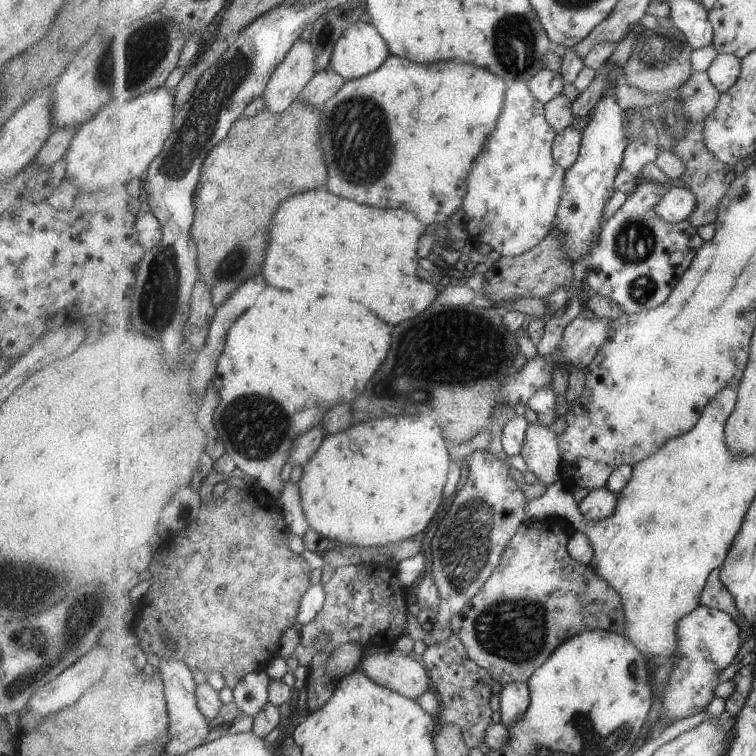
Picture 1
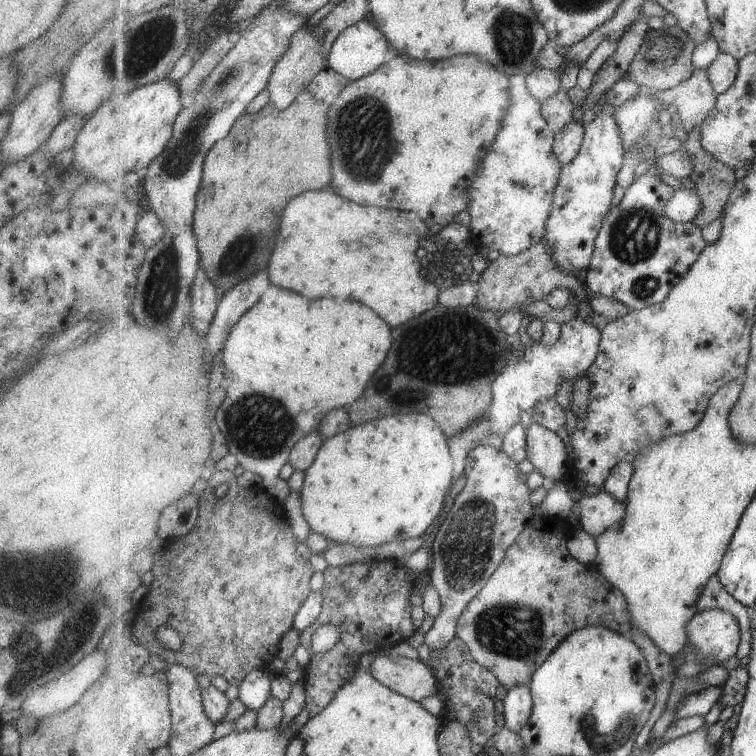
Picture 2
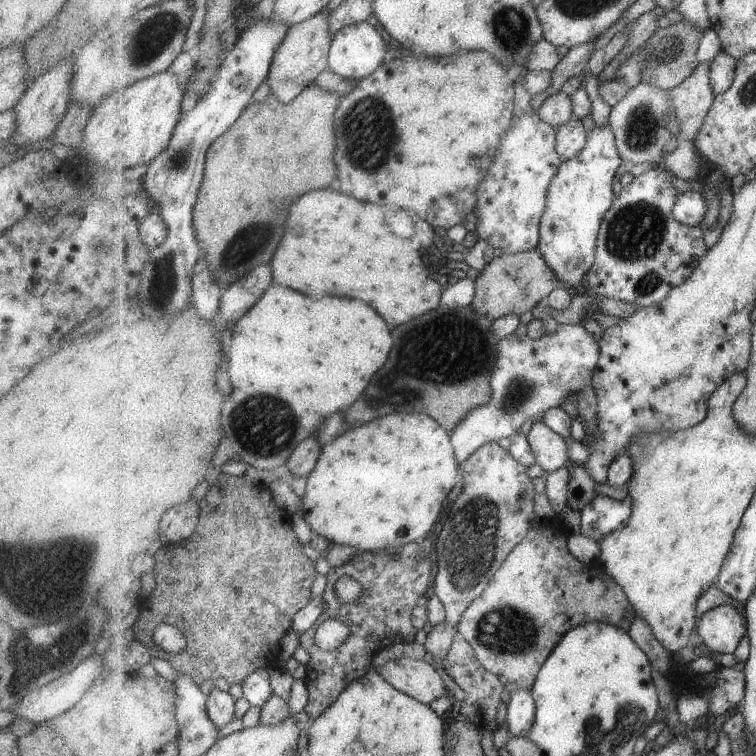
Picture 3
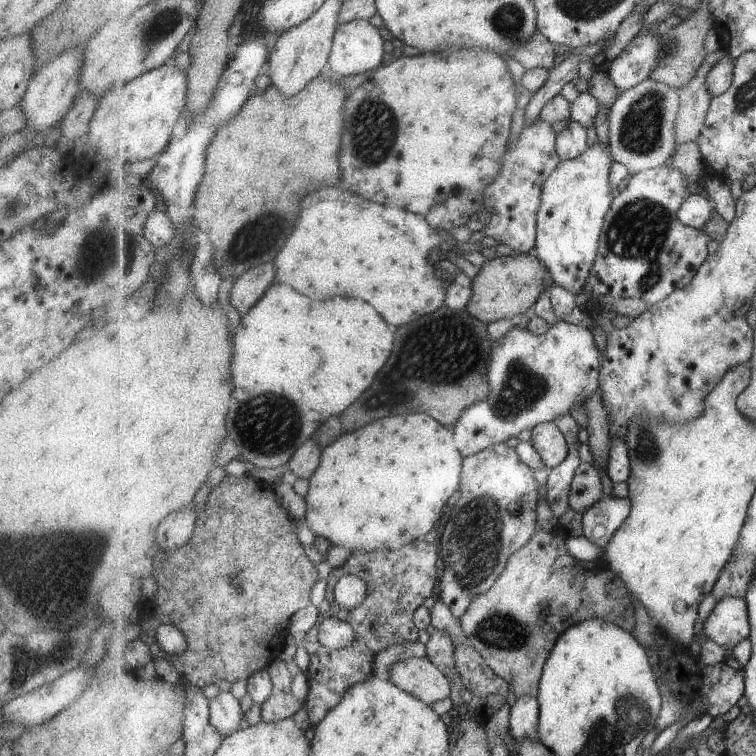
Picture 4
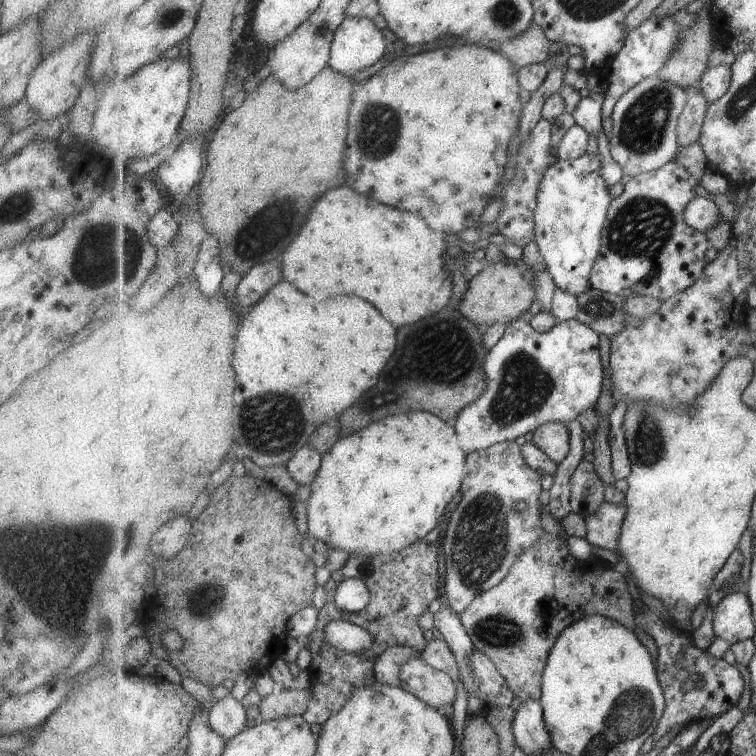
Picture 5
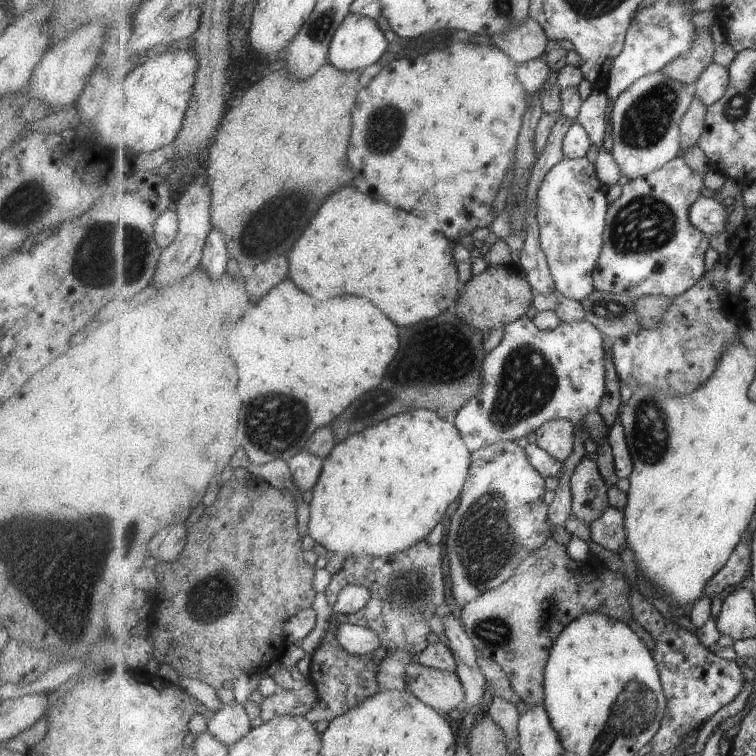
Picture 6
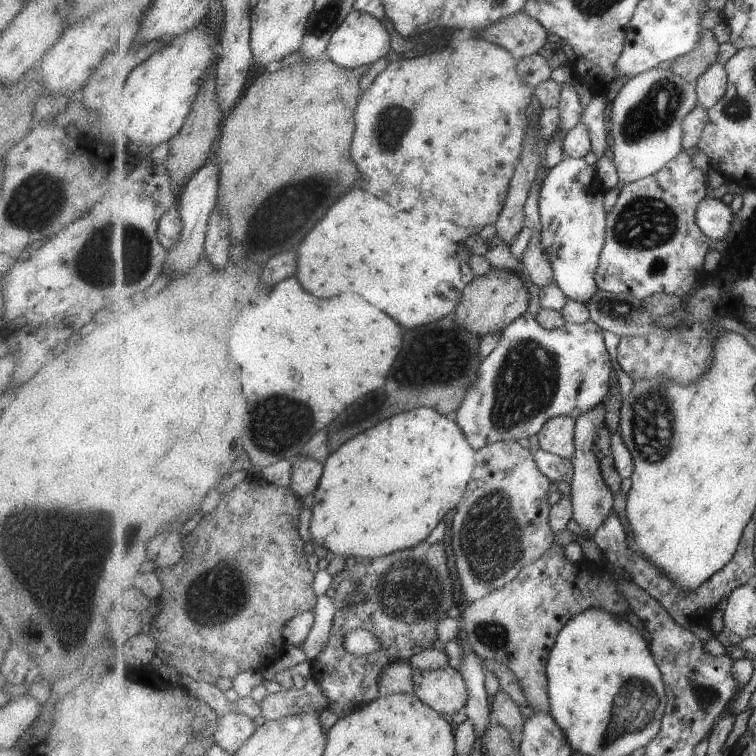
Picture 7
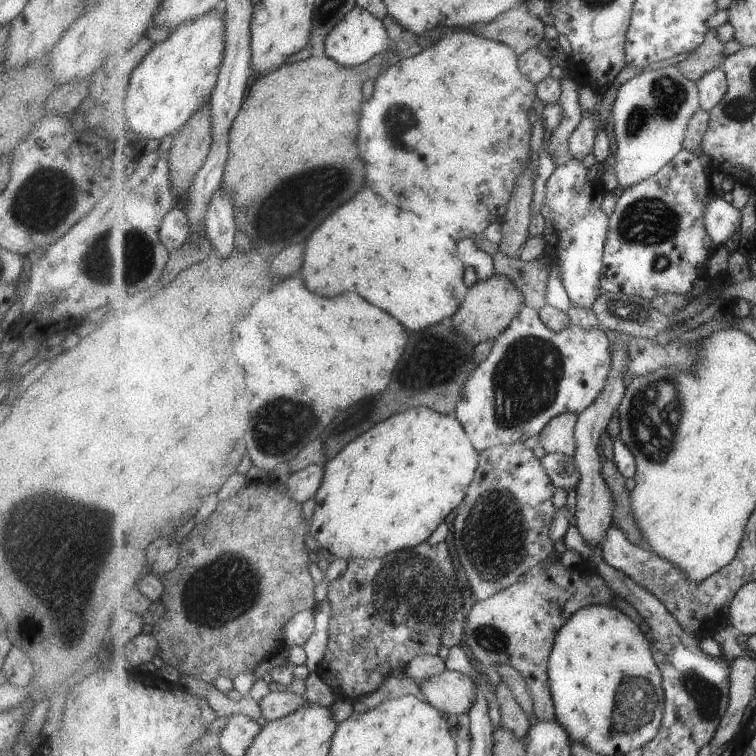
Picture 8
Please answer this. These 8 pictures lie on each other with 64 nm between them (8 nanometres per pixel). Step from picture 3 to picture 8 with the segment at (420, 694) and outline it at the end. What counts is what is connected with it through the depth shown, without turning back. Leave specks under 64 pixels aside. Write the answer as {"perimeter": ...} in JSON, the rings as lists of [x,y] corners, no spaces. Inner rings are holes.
{"perimeter":[[[445,670],[440,675],[435,675],[433,679],[424,681],[421,690],[425,701],[435,705],[445,716],[450,714],[469,714],[478,698],[478,686],[471,678],[459,671]]]}

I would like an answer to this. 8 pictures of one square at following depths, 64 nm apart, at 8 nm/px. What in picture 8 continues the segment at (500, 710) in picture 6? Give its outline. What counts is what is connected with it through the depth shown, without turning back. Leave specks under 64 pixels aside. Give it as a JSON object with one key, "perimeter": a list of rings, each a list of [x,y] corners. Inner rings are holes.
{"perimeter":[[[502,678],[497,685],[498,701],[502,708],[502,721],[503,726],[516,732],[519,737],[527,736],[532,728],[531,720],[513,694],[512,688],[509,688],[507,683],[504,683]]]}

